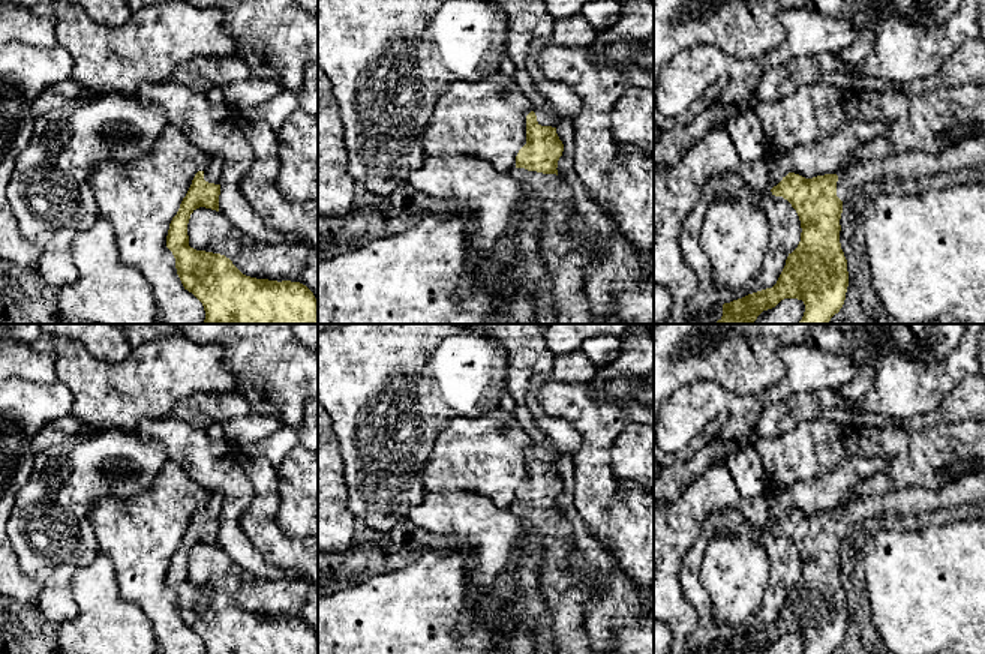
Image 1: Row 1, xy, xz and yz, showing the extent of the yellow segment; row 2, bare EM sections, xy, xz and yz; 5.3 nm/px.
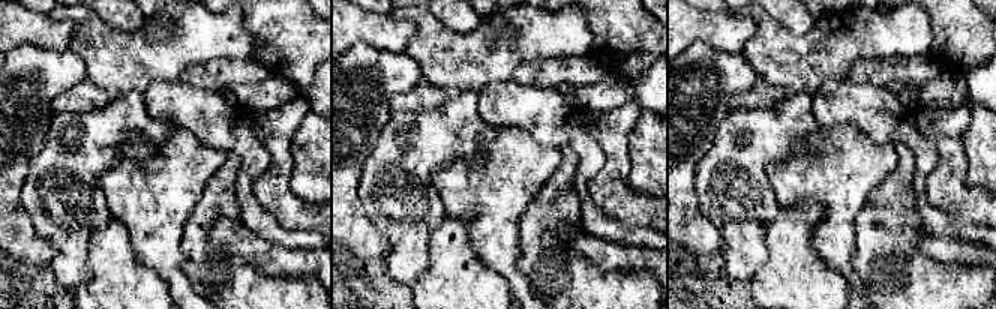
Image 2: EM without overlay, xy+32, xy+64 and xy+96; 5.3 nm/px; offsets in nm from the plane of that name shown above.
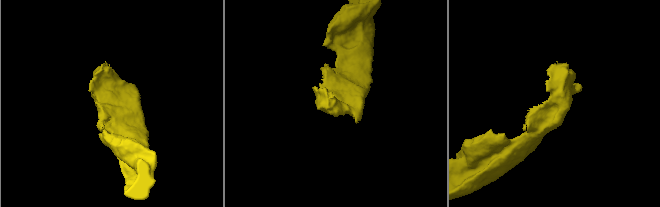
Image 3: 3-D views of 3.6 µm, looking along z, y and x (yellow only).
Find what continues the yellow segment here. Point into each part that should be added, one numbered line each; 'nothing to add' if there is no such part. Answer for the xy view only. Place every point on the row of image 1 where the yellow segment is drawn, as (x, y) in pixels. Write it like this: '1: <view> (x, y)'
1: xy (213, 171)

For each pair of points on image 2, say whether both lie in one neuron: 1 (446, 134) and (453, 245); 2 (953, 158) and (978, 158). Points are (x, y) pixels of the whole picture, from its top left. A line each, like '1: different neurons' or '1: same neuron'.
1: different neurons
2: different neurons

